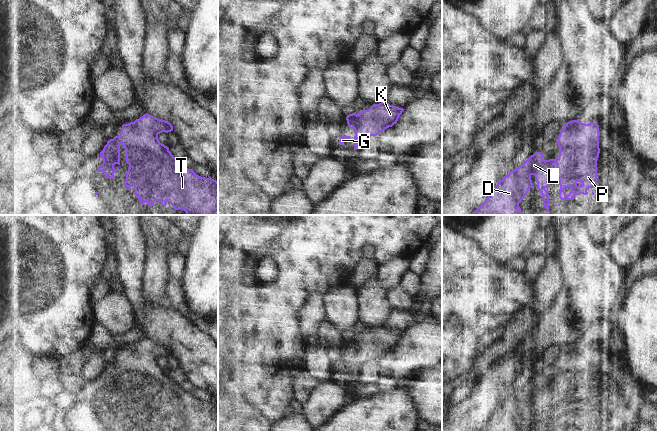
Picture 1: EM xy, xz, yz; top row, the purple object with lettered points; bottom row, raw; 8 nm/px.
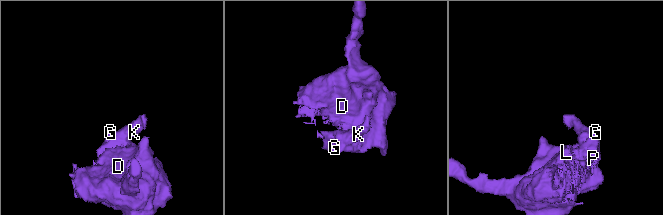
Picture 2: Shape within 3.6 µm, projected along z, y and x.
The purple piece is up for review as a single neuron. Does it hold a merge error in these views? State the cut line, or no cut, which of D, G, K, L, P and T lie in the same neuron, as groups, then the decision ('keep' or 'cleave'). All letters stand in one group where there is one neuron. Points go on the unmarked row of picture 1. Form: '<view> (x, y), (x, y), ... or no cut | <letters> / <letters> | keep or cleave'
no cut | D G K L P T | keep

